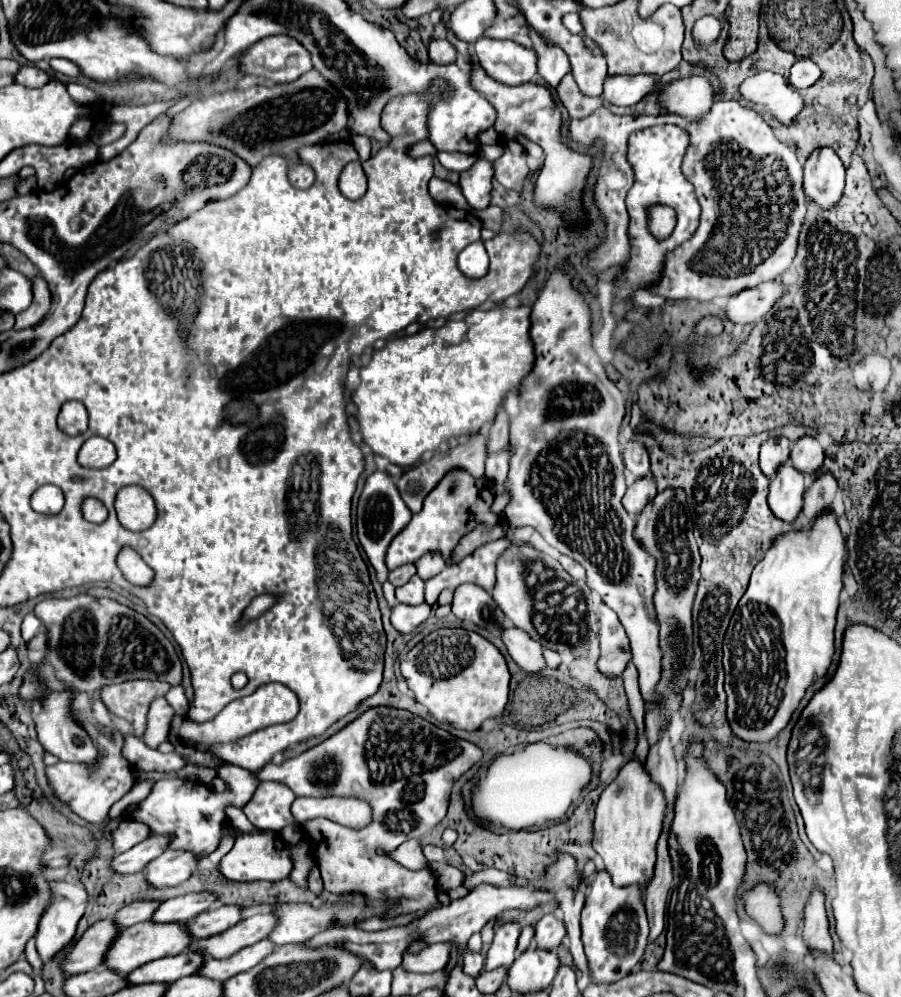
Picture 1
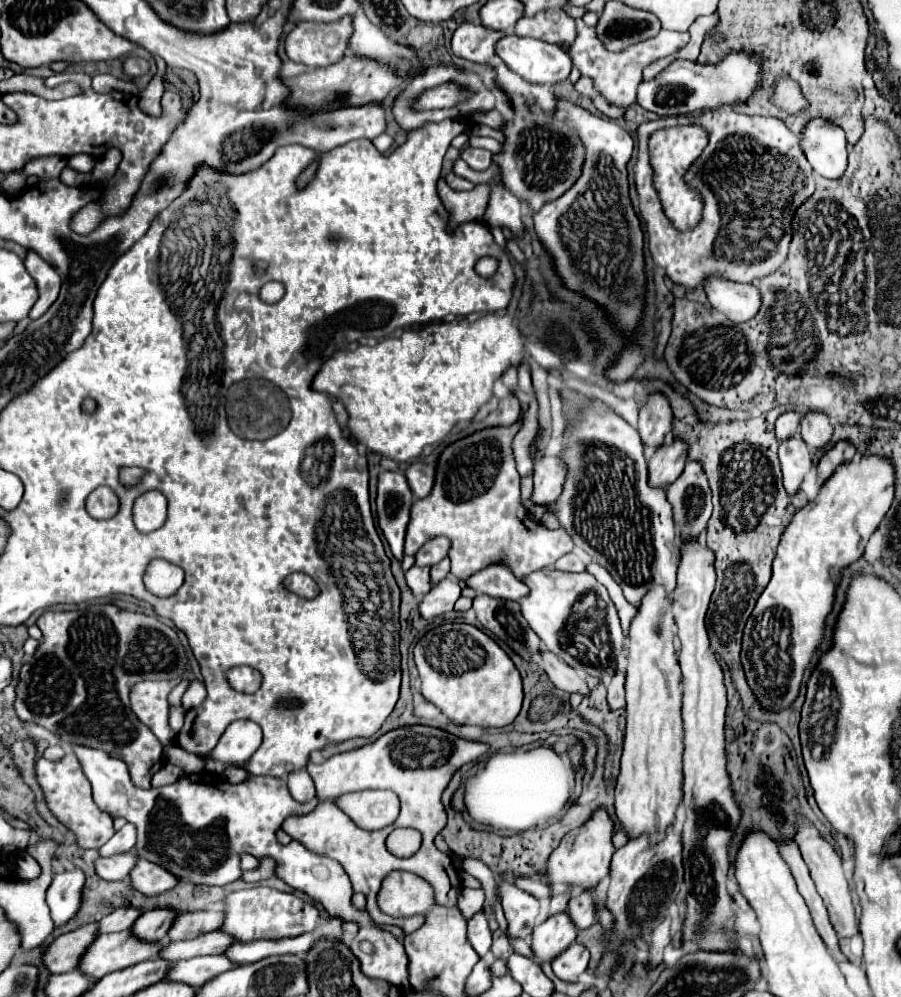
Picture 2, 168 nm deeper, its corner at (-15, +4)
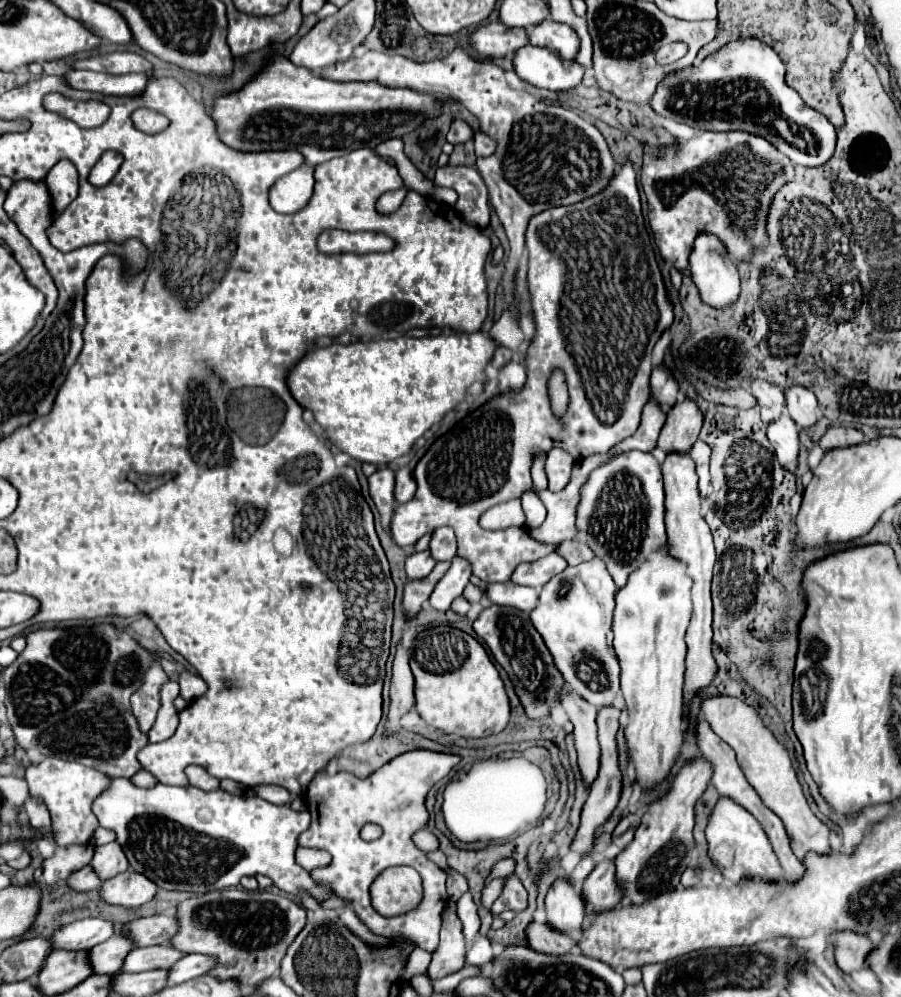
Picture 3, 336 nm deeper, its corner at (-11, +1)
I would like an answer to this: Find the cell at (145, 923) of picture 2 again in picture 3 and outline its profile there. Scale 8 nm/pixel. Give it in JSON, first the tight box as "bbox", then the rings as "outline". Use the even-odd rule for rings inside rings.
{"bbox":[87,934,133,974],"outline":[[[113,934],[107,942],[101,942],[99,946],[93,946],[87,956],[89,956],[89,966],[93,974],[115,974],[119,972],[119,966],[123,964],[123,958],[127,952],[133,948],[133,942],[127,942],[127,938]]]}

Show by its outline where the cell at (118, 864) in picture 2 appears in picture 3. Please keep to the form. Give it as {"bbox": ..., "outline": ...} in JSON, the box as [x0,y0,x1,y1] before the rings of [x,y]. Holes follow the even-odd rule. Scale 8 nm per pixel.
{"bbox":[65,866,101,892],"outline":[[[85,866],[81,870],[77,870],[75,874],[71,874],[71,878],[67,878],[65,882],[69,888],[77,890],[77,892],[87,892],[87,890],[95,890],[101,886],[101,880],[97,878],[97,874],[91,870],[91,866]]]}

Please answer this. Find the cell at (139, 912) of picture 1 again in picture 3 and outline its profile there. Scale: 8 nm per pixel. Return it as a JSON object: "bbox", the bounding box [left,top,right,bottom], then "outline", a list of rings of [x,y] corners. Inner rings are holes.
{"bbox":[49,918,115,950],"outline":[[[83,918],[57,928],[49,942],[53,950],[89,950],[115,934],[111,922],[101,918]]]}

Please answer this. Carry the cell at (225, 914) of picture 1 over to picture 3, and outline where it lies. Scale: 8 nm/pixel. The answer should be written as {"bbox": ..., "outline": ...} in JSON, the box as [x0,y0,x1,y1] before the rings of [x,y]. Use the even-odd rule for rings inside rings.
{"bbox":[119,916,177,946],"outline":[[[147,916],[123,924],[119,932],[135,946],[155,946],[165,944],[175,934],[175,926],[177,922],[173,916]]]}

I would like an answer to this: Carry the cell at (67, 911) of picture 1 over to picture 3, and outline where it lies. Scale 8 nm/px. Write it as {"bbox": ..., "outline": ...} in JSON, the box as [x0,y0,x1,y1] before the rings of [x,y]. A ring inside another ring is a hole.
{"bbox":[43,846,95,888],"outline":[[[57,846],[55,854],[43,862],[43,880],[57,888],[71,872],[87,866],[93,858],[95,846]]]}

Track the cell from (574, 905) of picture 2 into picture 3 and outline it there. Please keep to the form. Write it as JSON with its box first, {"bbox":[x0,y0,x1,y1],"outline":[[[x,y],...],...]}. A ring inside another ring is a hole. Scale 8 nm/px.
{"bbox":[583,858,623,910],"outline":[[[605,858],[595,866],[583,884],[583,898],[587,910],[609,910],[623,900],[623,890],[615,882],[615,858]]]}

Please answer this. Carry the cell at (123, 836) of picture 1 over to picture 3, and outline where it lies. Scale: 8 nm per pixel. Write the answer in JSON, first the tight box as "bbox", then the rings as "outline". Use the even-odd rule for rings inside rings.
{"bbox":[91,842,127,880],"outline":[[[109,842],[105,846],[95,848],[95,856],[91,860],[91,868],[101,880],[113,878],[127,870],[127,858],[117,842]]]}

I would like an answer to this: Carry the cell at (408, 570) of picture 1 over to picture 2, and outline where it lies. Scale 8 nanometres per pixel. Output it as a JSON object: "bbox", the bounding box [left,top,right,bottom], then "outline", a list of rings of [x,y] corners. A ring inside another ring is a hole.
{"bbox":[415,537,449,567],"outline":[[[435,537],[417,551],[415,565],[417,567],[431,567],[431,565],[439,563],[443,557],[447,557],[447,551],[449,551],[449,541],[445,537]]]}

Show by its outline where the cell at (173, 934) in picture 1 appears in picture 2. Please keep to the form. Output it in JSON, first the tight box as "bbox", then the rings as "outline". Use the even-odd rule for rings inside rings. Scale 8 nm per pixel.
{"bbox":[79,931,163,979],"outline":[[[119,931],[115,935],[99,935],[83,955],[79,969],[101,979],[103,975],[131,967],[143,959],[153,959],[163,949],[161,943],[143,943],[131,935],[131,931]]]}

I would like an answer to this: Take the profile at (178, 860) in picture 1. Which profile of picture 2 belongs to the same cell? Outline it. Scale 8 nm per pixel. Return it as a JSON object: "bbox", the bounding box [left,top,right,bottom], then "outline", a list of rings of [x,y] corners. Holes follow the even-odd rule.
{"bbox":[131,859,179,897],"outline":[[[139,859],[139,863],[131,871],[131,883],[143,895],[153,897],[153,895],[173,889],[179,883],[179,877],[171,875],[165,867],[159,867],[157,863]]]}

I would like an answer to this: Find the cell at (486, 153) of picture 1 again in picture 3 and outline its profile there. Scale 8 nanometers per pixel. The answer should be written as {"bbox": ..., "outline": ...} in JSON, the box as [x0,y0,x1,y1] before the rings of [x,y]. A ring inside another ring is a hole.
{"bbox":[446,120,473,145],"outline":[[[455,120],[447,133],[446,139],[449,143],[456,145],[467,142],[473,138],[472,128],[463,120]]]}

